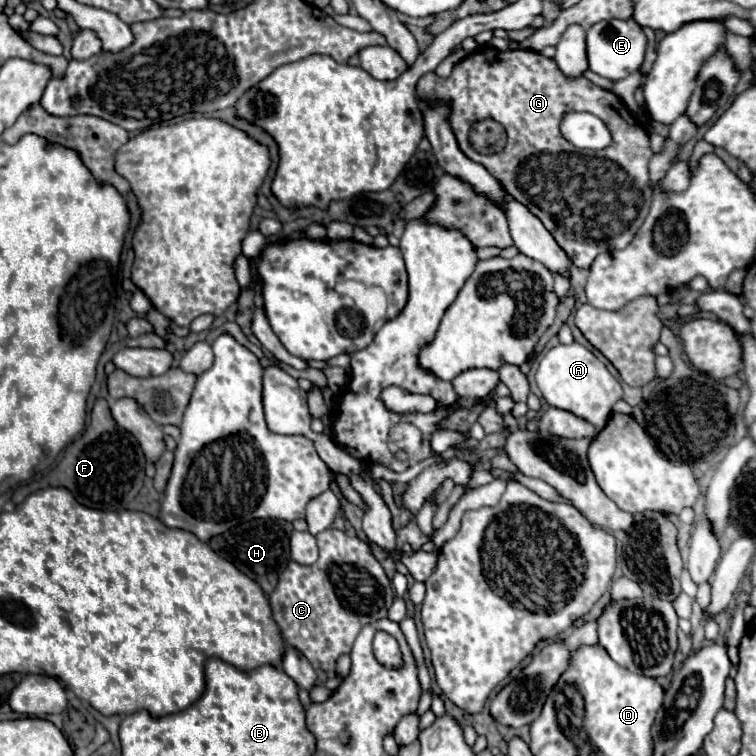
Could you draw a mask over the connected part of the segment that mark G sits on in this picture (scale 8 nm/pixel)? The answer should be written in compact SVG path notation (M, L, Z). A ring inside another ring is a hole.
M485 46L483 50L477 50L463 58L453 68L449 78L439 78L435 72L427 72L417 82L417 96L449 100L453 104L451 128L465 156L483 164L515 200L519 200L535 216L539 216L539 220L543 220L543 226L551 232L551 236L555 236L557 244L563 250L567 250L569 260L577 268L589 268L593 260L607 248L625 248L633 240L635 232L641 228L643 220L647 218L653 196L647 168L653 152L649 146L647 130L629 112L625 102L617 94L591 84L583 76L563 76L555 60L531 50L501 52L491 46ZM565 112L593 112L595 116L599 116L613 134L613 144L609 146L609 150L591 152L579 150L573 144L569 144L559 132L559 122ZM483 118L493 118L507 130L507 144L499 154L483 156L475 152L469 144L469 126Z

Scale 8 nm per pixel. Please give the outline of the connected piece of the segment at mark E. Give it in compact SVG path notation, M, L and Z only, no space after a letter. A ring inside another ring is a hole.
M633 18L629 20L603 20L593 24L587 30L587 58L589 58L589 68L609 80L621 80L629 76L633 70L637 70L643 64L645 56L645 46L647 38L643 34L643 28L635 24Z

